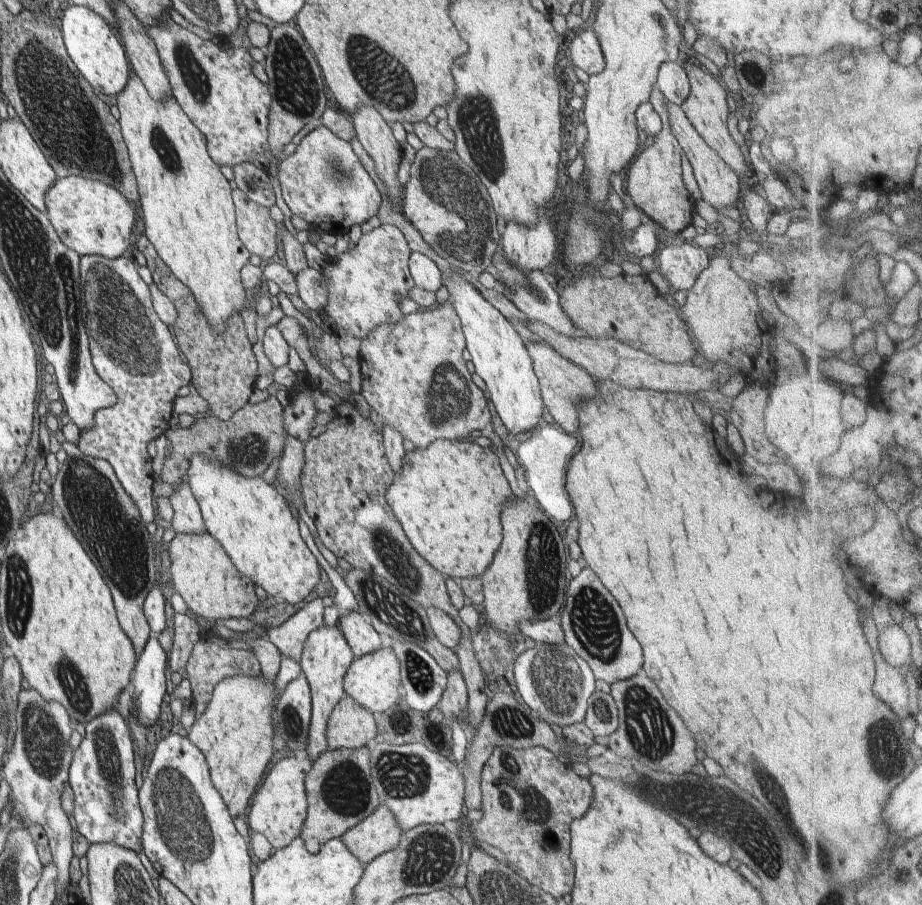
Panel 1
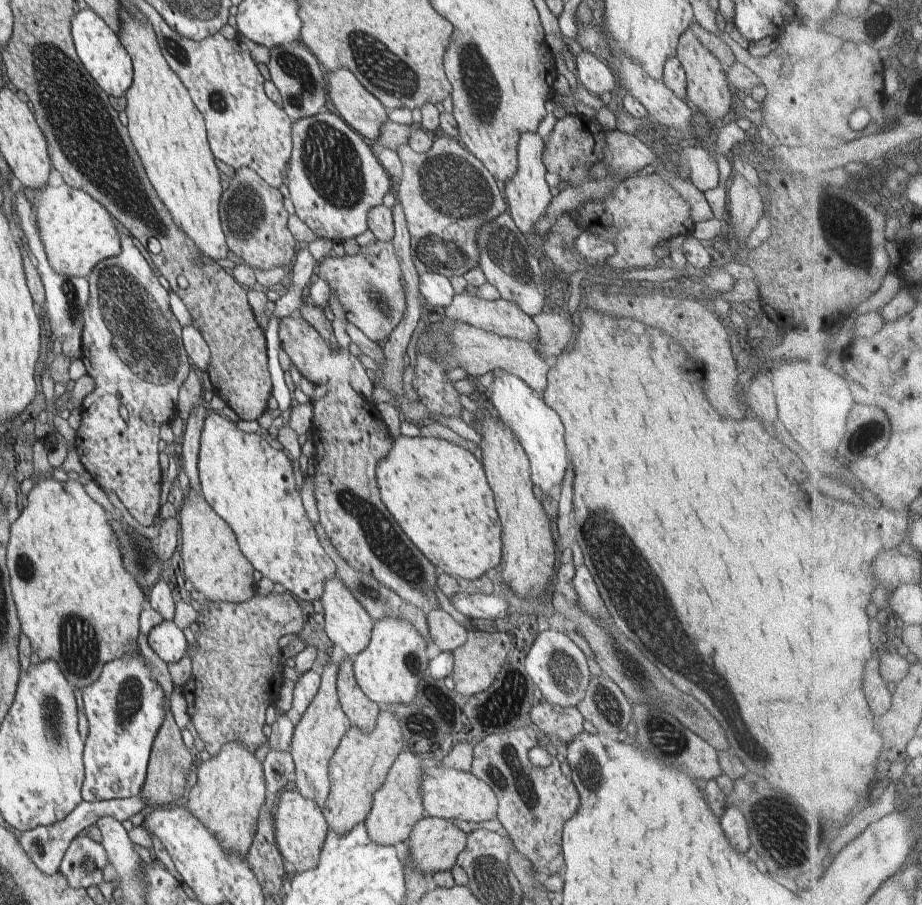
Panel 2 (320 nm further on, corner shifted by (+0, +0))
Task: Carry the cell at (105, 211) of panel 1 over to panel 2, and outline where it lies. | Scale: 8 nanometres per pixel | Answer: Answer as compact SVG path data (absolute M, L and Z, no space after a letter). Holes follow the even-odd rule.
M66 183L49 184L42 190L34 207L38 232L50 266L71 277L85 277L104 259L121 253L121 236L114 227L112 215L86 191Z

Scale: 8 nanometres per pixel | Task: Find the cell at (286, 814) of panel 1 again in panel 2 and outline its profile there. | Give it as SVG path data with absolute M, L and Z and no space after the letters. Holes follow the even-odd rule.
M289 787L280 792L276 810L275 837L283 860L286 863L292 862L300 873L314 869L318 864L319 854L328 831L330 831L322 809L314 801L305 799L294 787Z

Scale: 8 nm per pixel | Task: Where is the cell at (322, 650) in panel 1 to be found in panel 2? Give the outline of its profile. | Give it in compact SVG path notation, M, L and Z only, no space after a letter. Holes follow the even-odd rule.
M330 664L319 669L321 673L319 691L295 726L291 747L288 750L295 764L295 779L292 782L292 787L305 799L314 801L321 809L325 808L331 789L329 777L330 759L336 752L342 737L351 727L350 719L345 715L338 698L338 667Z

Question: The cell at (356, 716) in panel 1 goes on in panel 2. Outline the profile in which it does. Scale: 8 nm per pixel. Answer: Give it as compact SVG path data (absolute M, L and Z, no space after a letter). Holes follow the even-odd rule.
M353 658L345 659L338 670L338 698L351 726L365 731L372 730L376 726L381 706L371 701L357 683L353 671Z

